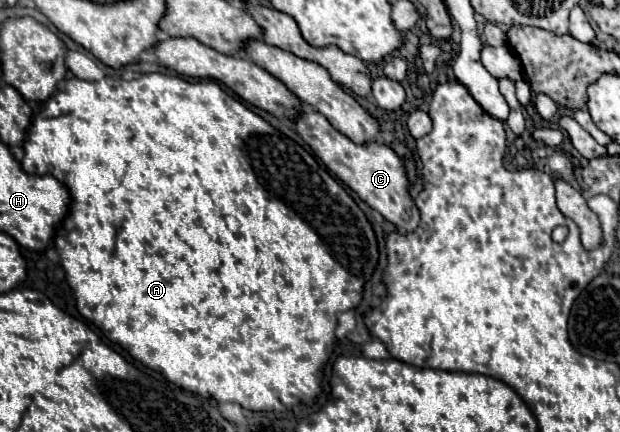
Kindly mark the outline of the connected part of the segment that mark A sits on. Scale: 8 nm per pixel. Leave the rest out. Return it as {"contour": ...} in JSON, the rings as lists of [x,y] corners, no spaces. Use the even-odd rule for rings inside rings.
{"contour":[[[147,73],[131,81],[113,77],[101,81],[71,77],[61,81],[27,127],[23,151],[21,169],[25,173],[51,175],[69,189],[71,205],[55,233],[55,251],[73,289],[77,311],[95,323],[109,341],[119,343],[135,361],[161,373],[177,387],[217,403],[233,401],[249,411],[283,411],[299,401],[313,403],[317,399],[321,371],[335,343],[337,315],[359,305],[363,285],[371,279],[379,253],[363,211],[299,143],[249,111],[215,81],[189,83],[173,75]]]}

